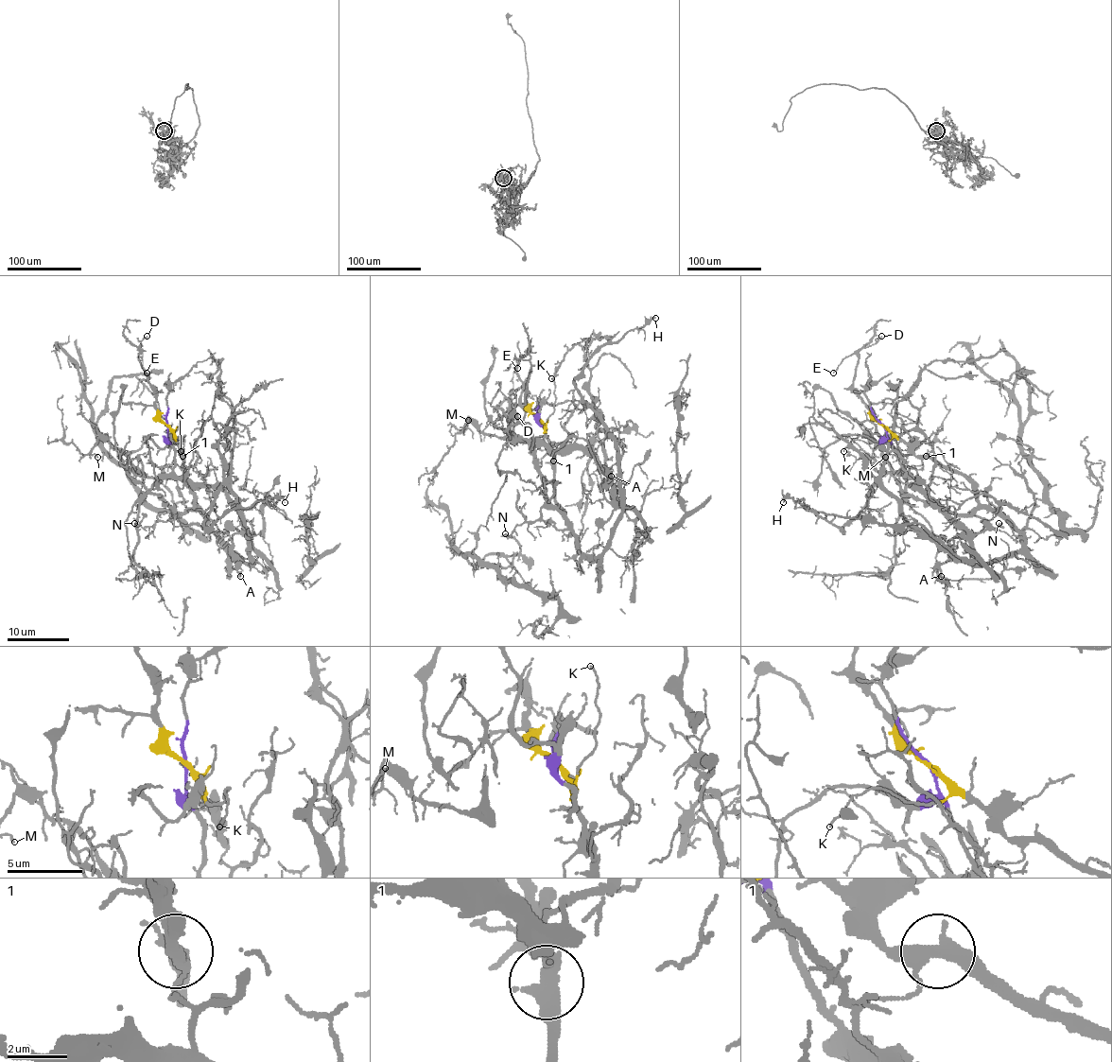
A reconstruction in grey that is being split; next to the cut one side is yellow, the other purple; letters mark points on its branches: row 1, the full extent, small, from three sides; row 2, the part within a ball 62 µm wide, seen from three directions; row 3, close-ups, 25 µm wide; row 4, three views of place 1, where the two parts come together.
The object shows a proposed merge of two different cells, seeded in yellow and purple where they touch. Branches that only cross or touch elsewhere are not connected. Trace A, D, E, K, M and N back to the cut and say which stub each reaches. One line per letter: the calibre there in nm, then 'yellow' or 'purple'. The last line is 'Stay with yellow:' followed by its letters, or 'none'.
A: 130 nm | purple
D: 100 nm | yellow
E: 100 nm | yellow
K: 120 nm | yellow
M: 120 nm | purple
N: 120 nm | yellow
Stay with yellow: D, E, K, N

